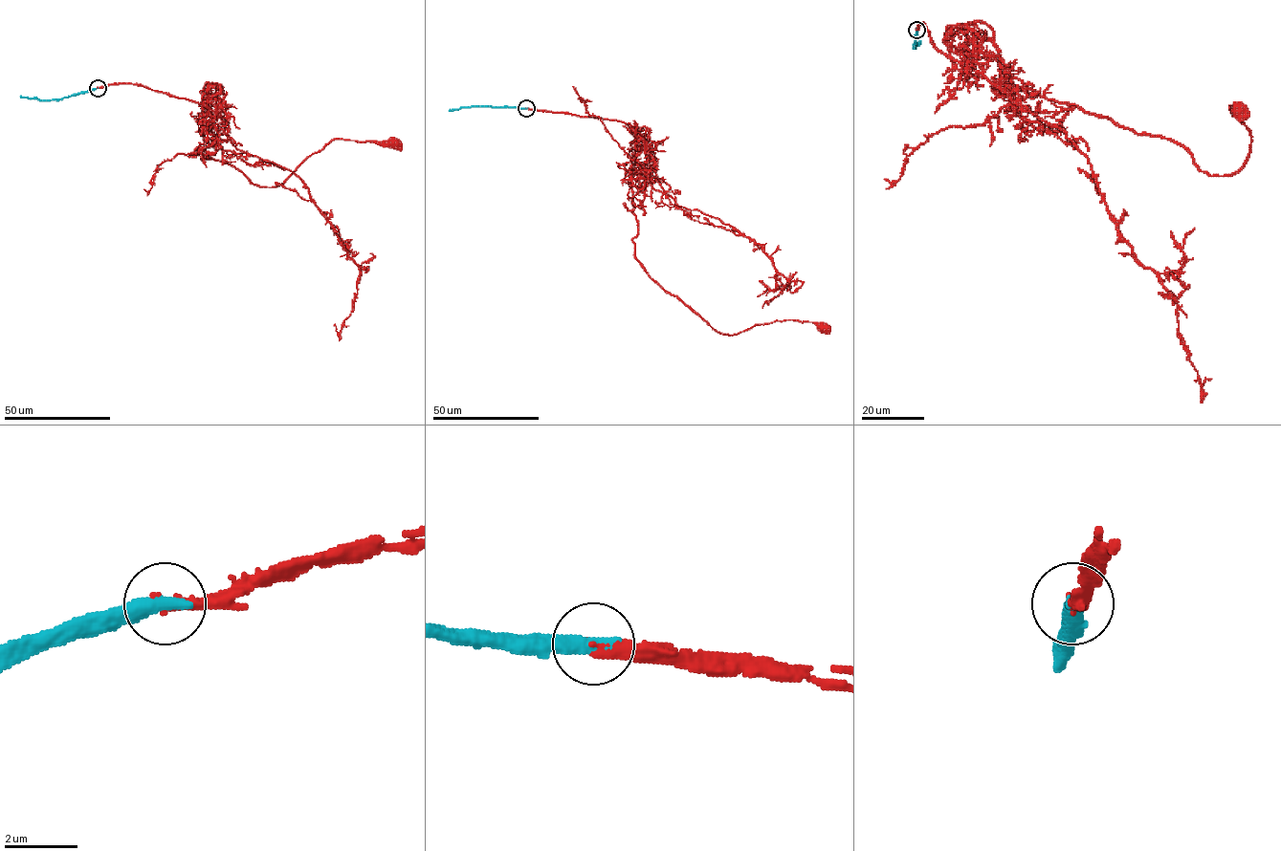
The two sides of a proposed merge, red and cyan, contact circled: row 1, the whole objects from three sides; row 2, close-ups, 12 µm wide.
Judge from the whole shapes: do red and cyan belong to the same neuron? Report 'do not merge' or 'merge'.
merge

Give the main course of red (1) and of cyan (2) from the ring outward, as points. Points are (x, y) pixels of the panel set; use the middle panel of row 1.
1: (525, 108), (638, 134), (652, 159), (631, 210), (634, 256), (716, 331), (823, 327)
2: (525, 108), (469, 106), (449, 111)

